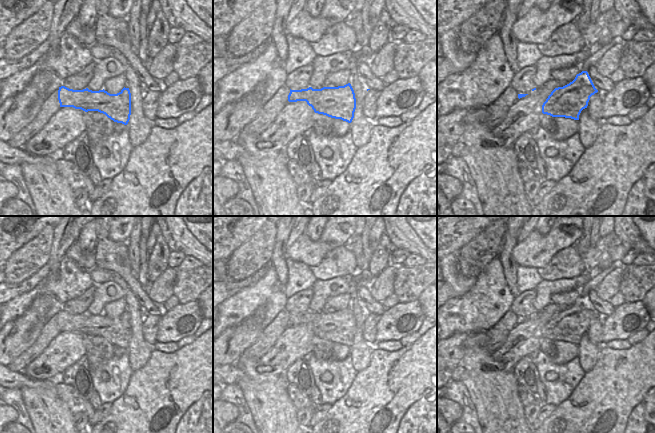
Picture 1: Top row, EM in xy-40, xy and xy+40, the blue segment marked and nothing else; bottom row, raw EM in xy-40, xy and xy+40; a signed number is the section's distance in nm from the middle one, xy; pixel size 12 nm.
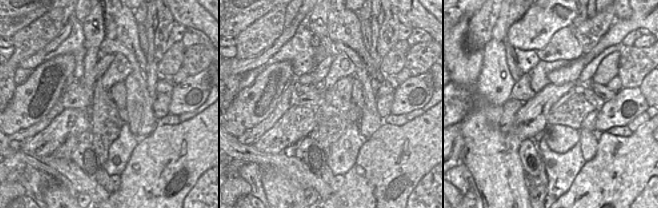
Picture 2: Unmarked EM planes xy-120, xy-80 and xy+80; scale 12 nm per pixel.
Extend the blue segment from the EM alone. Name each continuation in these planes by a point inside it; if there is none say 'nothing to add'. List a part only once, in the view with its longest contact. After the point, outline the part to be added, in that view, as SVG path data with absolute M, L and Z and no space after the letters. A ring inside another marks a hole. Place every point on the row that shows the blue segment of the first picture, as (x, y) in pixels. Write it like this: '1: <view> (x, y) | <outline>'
1: xy+40 (564, 128) | M552 117L554 120L554 129L551 136L559 141L563 141L578 132L579 120L565 117Z

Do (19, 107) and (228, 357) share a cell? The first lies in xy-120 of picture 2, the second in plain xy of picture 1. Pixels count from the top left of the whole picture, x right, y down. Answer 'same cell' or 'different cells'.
same cell

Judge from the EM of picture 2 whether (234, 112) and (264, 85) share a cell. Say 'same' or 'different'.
same

